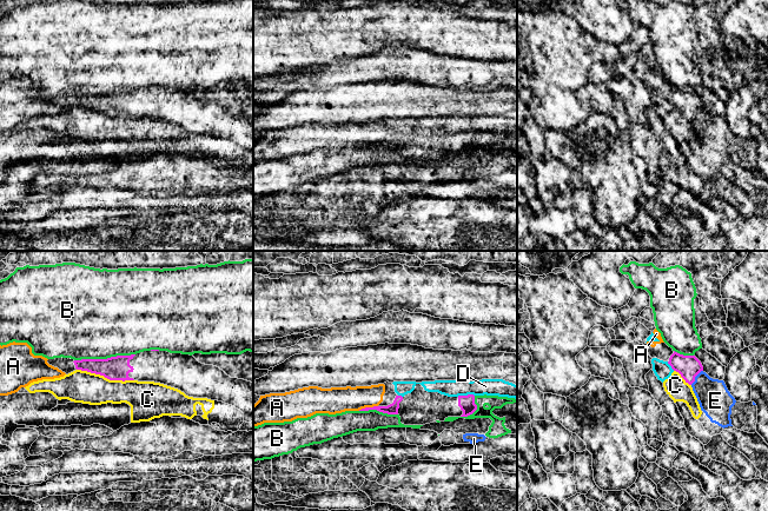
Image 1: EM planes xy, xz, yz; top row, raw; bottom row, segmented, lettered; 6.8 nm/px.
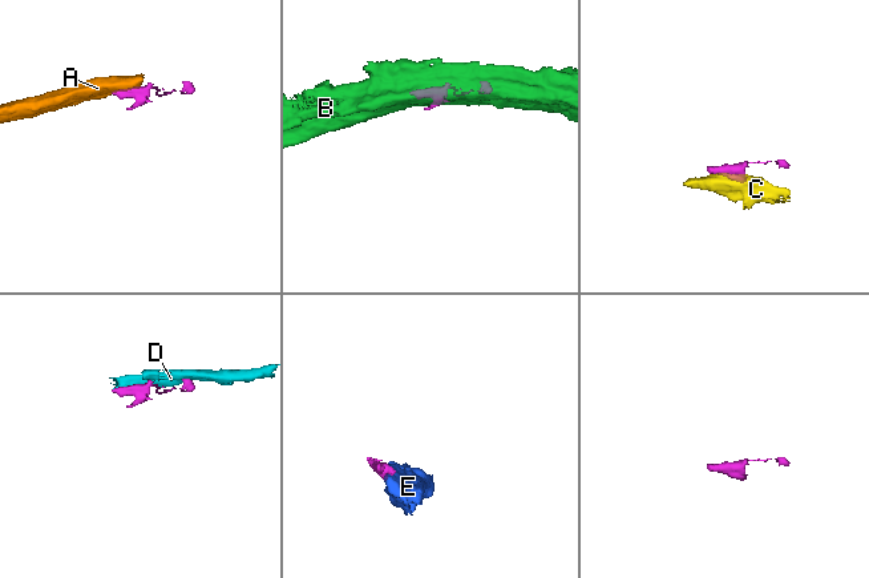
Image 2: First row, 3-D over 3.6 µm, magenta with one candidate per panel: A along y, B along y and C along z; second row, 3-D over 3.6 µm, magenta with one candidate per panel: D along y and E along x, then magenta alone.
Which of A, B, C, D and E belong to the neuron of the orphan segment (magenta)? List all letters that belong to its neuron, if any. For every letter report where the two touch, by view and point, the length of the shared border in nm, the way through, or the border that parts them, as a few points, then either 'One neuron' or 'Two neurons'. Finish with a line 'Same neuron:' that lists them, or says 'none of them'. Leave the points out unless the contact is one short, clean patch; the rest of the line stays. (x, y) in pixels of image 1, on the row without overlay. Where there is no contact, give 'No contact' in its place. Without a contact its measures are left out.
A: Touches magenta at xz (368, 144). Shared border 140 nm. Boundary: xz (377, 141), (358, 146). Two neurons
B: Touches magenta at xy (104, 95). Shared border 420 nm. Two neurons
C: Touches magenta at xy (105, 113). Shared border 400 nm. Boundary: xy (77, 105), (99, 110), (110, 115), (133, 117). Two neurons
D: Touches magenta at xz (465, 132). Shared border 120 nm. Two neurons
E: Touches magenta at yz (695, 112). Shared border 130 nm. Boundary: yz (702, 106), (690, 120). Two neurons
Same neuron: none of them

